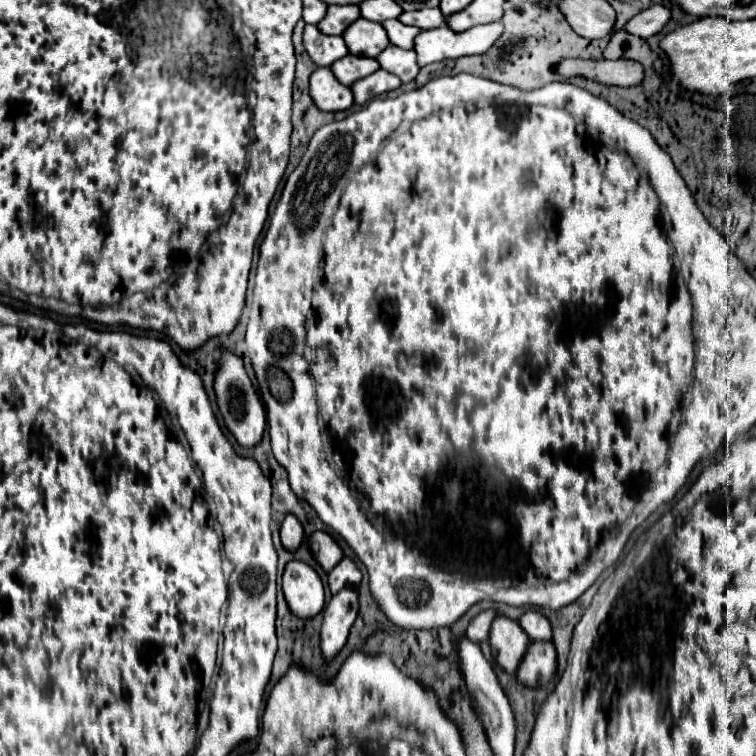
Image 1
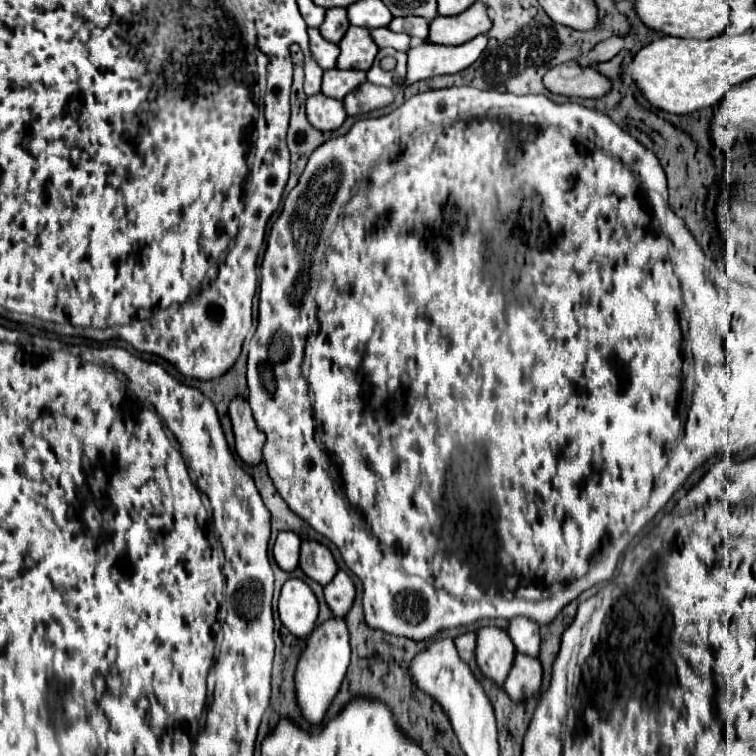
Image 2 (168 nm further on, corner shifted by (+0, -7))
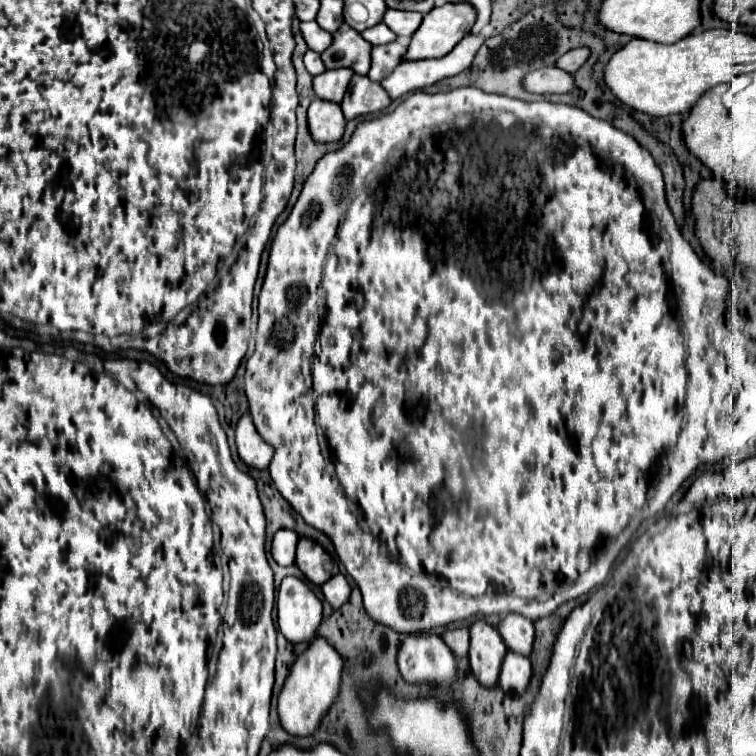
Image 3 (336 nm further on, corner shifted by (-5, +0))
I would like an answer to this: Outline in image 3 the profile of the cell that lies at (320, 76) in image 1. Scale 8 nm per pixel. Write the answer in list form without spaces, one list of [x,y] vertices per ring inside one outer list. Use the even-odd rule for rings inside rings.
[[[314,100],[308,108],[308,130],[314,142],[328,144],[338,142],[344,134],[346,120],[338,104],[330,104],[326,100]]]

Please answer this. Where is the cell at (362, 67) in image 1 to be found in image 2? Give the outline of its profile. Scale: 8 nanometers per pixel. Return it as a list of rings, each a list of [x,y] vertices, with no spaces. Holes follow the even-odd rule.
[[[329,69],[323,75],[323,85],[321,91],[333,99],[343,99],[349,91],[359,87],[361,83],[367,81],[367,73],[359,69]]]

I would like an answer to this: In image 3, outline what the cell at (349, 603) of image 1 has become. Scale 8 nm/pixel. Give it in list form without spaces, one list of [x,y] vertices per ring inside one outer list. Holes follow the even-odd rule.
[[[316,638],[310,648],[296,658],[278,696],[278,718],[288,734],[310,736],[316,730],[340,690],[340,674],[342,658],[324,638]]]

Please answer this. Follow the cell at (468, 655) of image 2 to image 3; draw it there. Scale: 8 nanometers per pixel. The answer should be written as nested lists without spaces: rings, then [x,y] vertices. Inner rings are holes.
[[[460,628],[460,630],[448,630],[442,634],[442,640],[446,642],[446,646],[452,650],[452,654],[456,658],[466,656],[468,652],[468,644],[470,644],[470,636],[468,636],[468,628]]]

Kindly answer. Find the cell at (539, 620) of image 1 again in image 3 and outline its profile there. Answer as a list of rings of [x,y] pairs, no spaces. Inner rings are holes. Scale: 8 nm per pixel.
[[[506,614],[498,624],[498,634],[502,636],[510,652],[530,656],[534,642],[534,622],[520,614]]]

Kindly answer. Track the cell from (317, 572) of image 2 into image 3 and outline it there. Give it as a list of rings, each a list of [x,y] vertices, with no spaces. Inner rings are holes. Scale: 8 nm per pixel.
[[[306,538],[298,540],[296,566],[316,586],[322,586],[326,580],[338,574],[336,562],[324,552],[324,548],[314,544],[314,540],[306,540]]]

